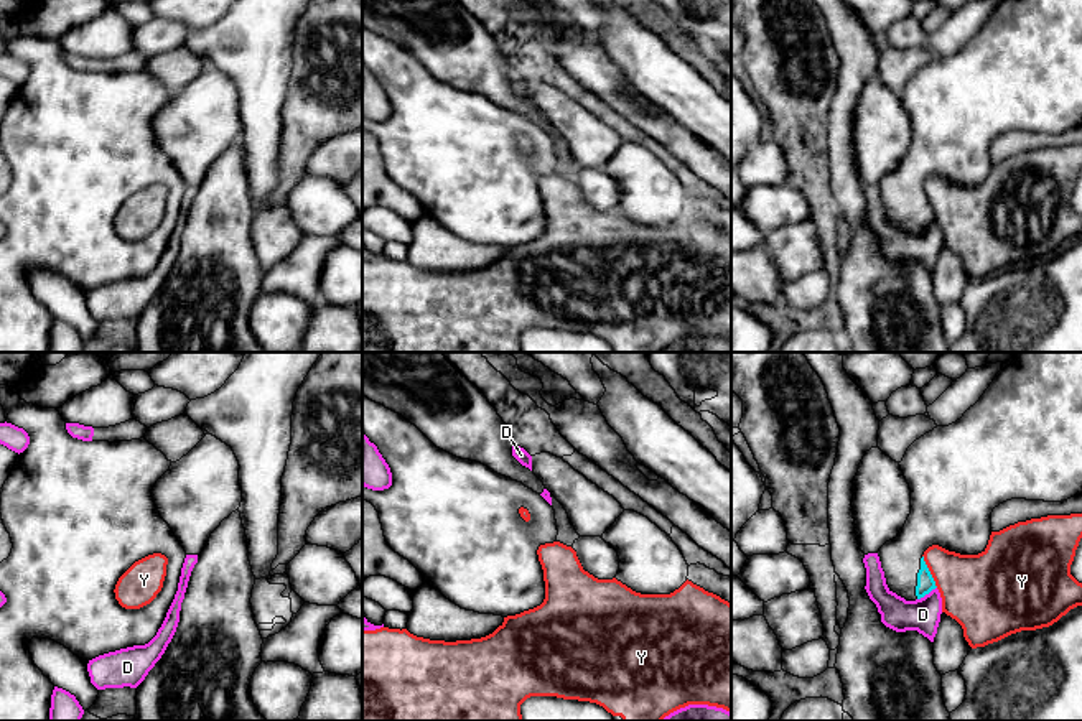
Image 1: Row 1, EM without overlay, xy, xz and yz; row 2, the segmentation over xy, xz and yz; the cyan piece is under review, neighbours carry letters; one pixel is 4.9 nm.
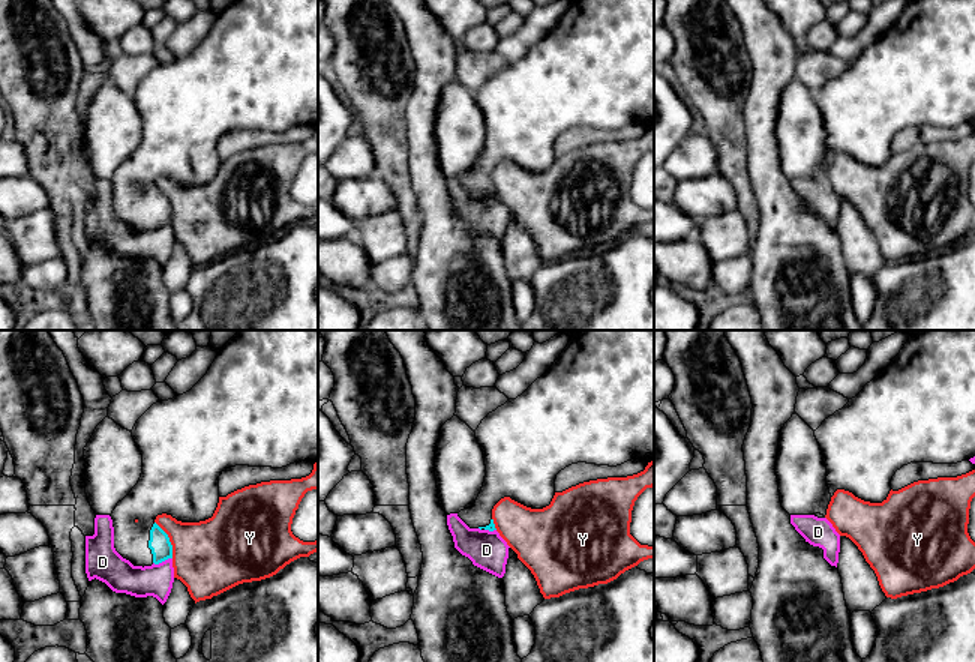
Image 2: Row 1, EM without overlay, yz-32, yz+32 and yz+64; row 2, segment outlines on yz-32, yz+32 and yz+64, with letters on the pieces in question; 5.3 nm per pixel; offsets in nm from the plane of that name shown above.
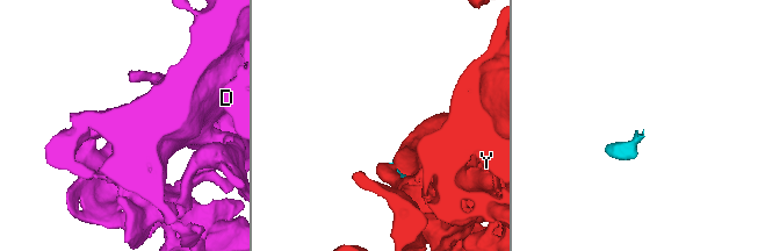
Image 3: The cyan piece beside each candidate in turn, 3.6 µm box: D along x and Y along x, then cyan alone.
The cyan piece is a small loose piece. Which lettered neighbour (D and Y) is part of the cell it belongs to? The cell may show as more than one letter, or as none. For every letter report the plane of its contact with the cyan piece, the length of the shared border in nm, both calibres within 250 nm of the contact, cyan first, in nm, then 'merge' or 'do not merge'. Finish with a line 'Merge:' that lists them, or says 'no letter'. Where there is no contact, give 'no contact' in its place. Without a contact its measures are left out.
D: meets cyan in yz; contact 120 nm long; 90 nm thick on the cyan side, 160 nm on the other; do not merge
Y: meets cyan in yz; contact 180 nm long; 90 nm thick on the cyan side, 360 nm on the other; do not merge
Merge: no letter

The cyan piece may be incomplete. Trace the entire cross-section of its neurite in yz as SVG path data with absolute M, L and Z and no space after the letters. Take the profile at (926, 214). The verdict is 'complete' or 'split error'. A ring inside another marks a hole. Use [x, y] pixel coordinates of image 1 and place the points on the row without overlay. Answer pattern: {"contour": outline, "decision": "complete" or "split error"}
{"contour": "M1001 0L960 51L916 71L899 97L911 120L911 145L878 188L889 222L916 232L937 219L922 188L929 178L978 186L988 176L991 143L1000 135L1011 130L1064 133L1082 125L1082 0Z", "decision": "split error"}

